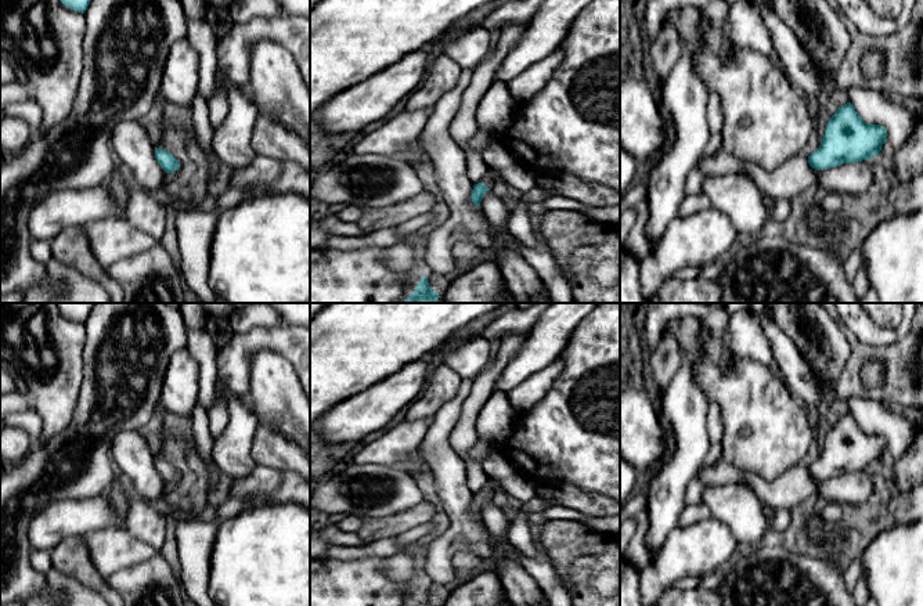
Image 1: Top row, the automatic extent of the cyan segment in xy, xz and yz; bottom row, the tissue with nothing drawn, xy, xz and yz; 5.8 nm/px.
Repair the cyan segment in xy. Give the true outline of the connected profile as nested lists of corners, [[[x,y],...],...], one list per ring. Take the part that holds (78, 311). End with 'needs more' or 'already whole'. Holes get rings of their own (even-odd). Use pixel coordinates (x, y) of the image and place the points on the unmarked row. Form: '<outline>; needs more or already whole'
[[[57,303],[57,306],[68,318],[84,324],[94,303]]]; already whole

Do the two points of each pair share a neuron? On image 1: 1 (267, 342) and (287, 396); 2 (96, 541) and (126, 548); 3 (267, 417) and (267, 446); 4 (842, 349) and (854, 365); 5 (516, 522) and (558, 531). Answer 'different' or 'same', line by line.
1: different
2: same
3: different
4: different
5: different

